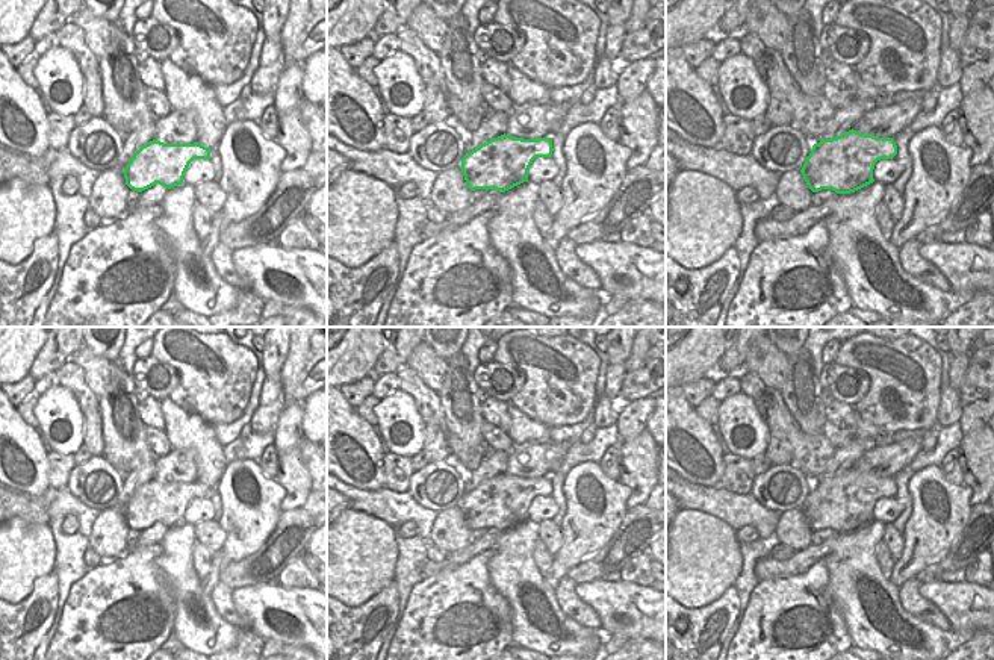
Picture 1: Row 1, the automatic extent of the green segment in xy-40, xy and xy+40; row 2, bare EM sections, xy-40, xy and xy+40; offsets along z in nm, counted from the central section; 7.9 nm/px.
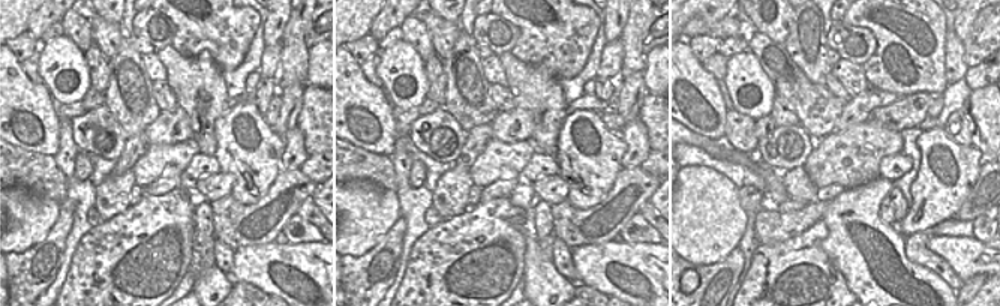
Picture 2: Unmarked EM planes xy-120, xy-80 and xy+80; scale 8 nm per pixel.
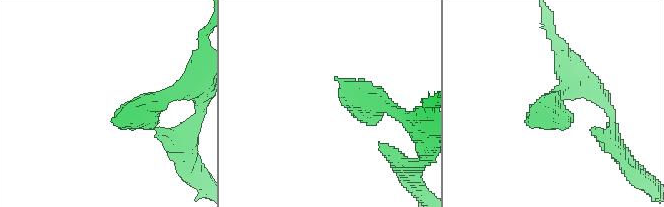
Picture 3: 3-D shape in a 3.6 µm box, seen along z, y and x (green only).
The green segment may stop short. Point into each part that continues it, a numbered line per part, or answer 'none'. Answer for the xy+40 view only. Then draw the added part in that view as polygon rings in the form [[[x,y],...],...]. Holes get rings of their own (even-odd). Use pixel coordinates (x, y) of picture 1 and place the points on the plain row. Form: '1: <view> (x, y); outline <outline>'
1: xy+40 (782, 488); outline [[[794,463],[772,465],[764,474],[753,477],[750,495],[766,509],[784,513],[793,509],[802,509],[812,489],[812,481]]]

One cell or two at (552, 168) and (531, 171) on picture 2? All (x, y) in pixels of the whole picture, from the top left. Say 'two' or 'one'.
one

